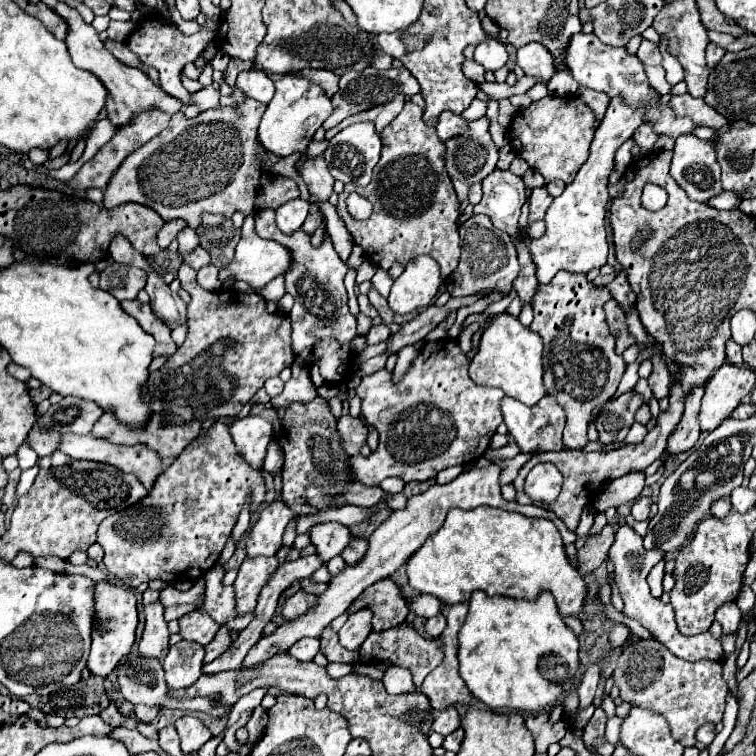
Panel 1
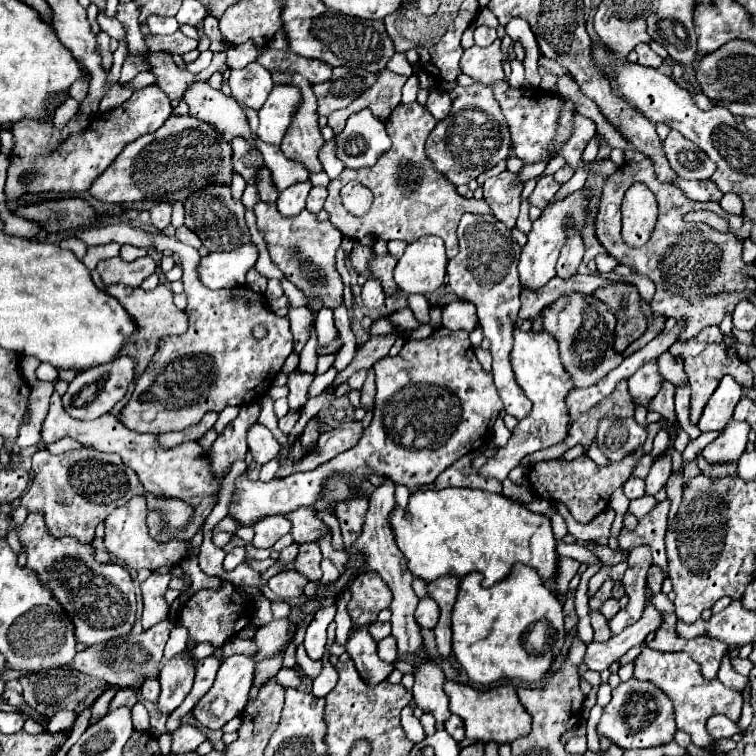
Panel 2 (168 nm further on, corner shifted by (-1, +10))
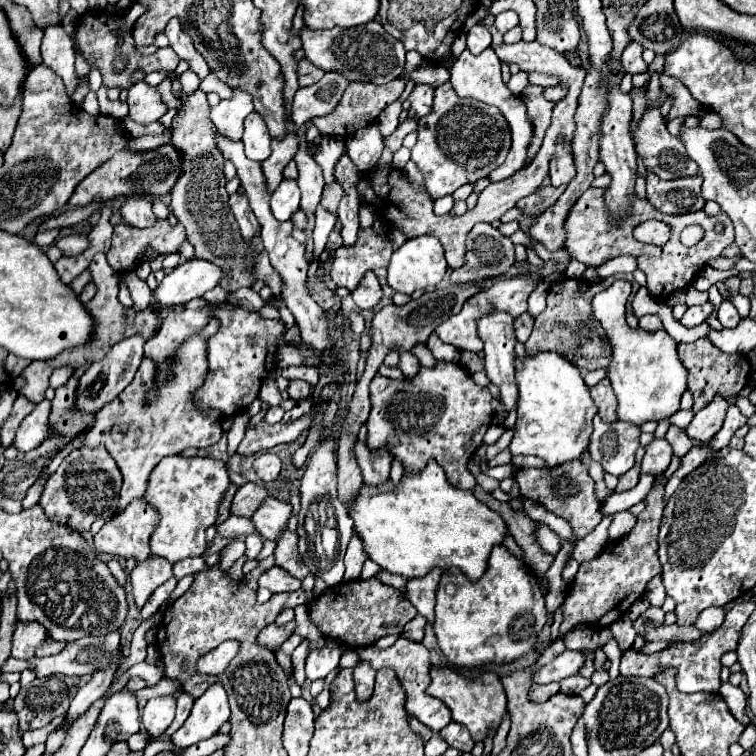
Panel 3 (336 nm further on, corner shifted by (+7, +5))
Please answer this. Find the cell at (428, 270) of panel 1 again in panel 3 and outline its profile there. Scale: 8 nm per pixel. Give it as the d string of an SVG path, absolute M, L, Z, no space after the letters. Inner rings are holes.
M424 235L424 237L412 237L408 239L400 249L396 249L390 257L388 265L388 285L394 291L412 295L418 289L426 289L430 285L438 285L444 275L446 275L446 259L444 259L444 249L436 237Z

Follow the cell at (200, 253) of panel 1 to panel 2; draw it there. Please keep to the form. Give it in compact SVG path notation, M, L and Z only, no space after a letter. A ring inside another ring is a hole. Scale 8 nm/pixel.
M182 226L182 228L178 228L176 230L176 238L180 240L180 242L184 242L184 244L188 244L188 246L194 246L196 250L202 246L202 242L200 242L200 238L192 232L192 230L188 230L186 226Z

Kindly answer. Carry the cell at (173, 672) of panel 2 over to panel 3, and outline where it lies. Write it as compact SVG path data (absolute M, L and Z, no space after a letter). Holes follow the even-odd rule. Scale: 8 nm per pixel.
M166 695L148 701L146 707L142 709L142 725L152 741L164 735L164 731L170 727L174 719L174 707L176 707L176 699L172 695Z

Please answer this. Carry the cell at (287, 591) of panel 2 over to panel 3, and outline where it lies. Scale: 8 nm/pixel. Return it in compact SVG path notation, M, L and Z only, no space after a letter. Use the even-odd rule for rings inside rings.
M274 565L272 569L268 569L266 573L260 575L258 585L270 589L272 593L282 593L282 591L296 591L296 589L300 589L300 579L294 579L284 569Z

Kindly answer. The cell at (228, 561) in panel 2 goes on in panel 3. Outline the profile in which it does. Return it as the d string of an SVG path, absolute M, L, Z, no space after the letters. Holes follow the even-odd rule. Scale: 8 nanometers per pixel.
M252 533L252 535L246 537L246 555L248 555L248 559L254 559L254 557L260 553L262 541L264 541L264 539L262 539L258 533Z

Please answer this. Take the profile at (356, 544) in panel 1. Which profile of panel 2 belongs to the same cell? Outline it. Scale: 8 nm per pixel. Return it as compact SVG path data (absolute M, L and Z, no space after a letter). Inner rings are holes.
M356 496L336 506L336 518L340 520L340 530L342 530L342 538L346 546L352 546L352 542L356 542L356 538L360 536L366 510L368 510L366 496Z

